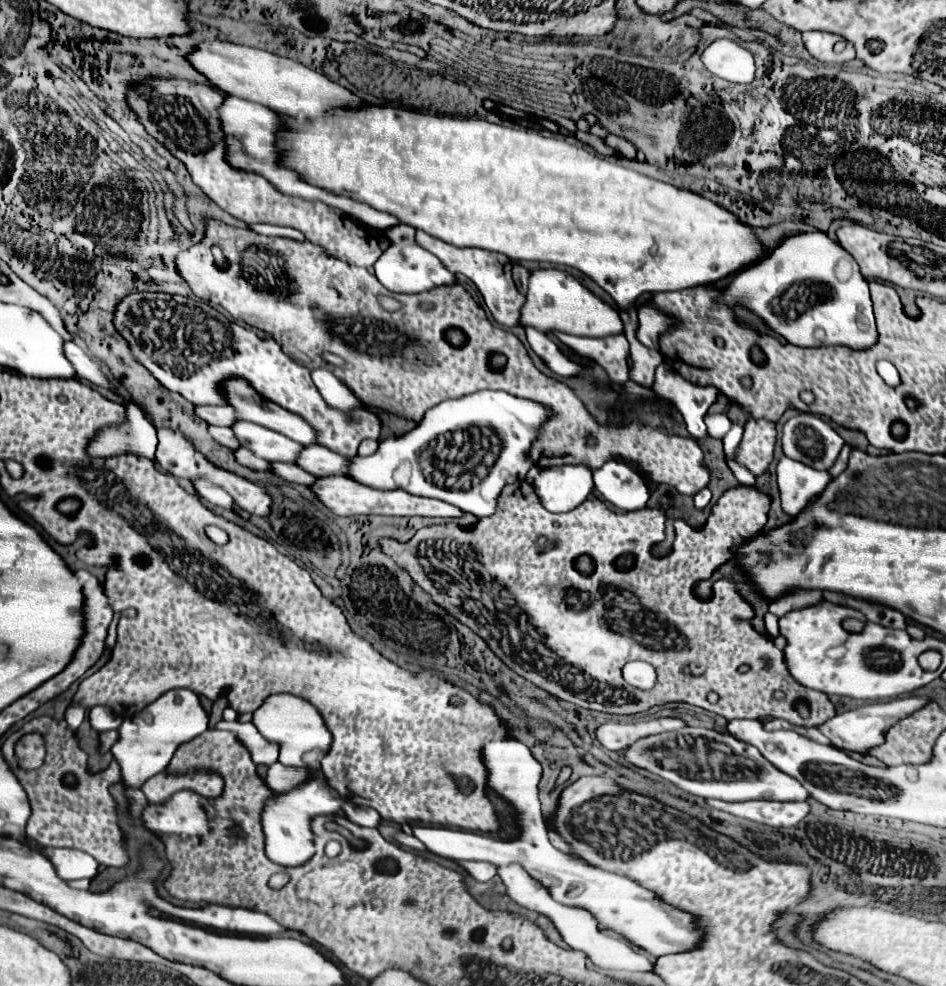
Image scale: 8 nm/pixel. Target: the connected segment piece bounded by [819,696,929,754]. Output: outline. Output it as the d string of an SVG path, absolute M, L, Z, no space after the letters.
M905 696L905 698L887 700L887 702L869 702L869 704L863 704L859 708L837 714L835 718L827 720L819 730L831 740L831 744L835 748L857 752L857 754L869 754L873 748L877 748L879 744L885 742L885 732L893 724L897 724L899 720L907 718L909 714L921 710L927 702L929 702L929 698L925 698L925 696Z

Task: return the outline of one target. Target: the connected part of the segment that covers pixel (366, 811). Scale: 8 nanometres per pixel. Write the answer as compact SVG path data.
M349 800L341 806L341 810L343 810L343 814L345 814L347 820L351 820L351 822L357 824L357 826L365 826L365 828L373 828L373 826L377 826L379 820L381 820L381 816L379 816L373 808L355 806L355 804L349 802Z

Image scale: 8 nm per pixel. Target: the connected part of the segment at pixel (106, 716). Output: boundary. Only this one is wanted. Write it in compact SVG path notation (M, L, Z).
M95 706L91 712L89 712L89 722L91 722L91 728L97 730L97 732L105 732L105 730L117 730L123 722L121 716L113 714L111 708L105 708L105 706Z

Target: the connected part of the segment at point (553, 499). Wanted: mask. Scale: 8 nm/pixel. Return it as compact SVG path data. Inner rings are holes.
M533 466L525 480L533 486L541 504L555 514L577 508L593 490L593 476L585 466Z

